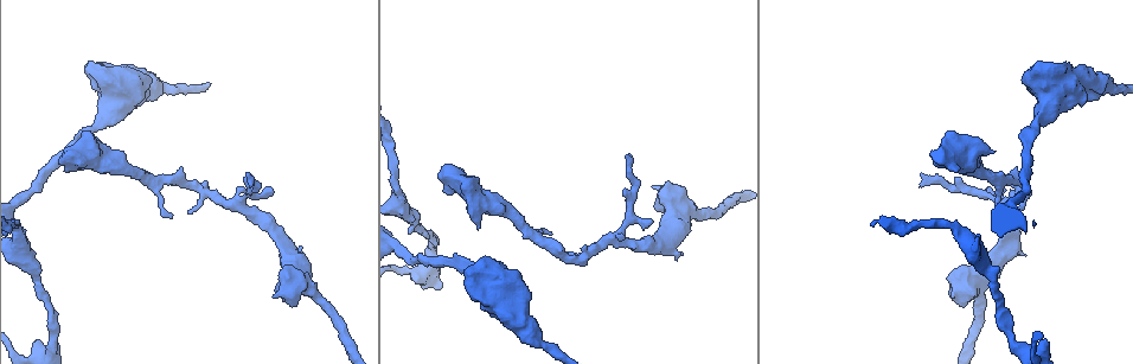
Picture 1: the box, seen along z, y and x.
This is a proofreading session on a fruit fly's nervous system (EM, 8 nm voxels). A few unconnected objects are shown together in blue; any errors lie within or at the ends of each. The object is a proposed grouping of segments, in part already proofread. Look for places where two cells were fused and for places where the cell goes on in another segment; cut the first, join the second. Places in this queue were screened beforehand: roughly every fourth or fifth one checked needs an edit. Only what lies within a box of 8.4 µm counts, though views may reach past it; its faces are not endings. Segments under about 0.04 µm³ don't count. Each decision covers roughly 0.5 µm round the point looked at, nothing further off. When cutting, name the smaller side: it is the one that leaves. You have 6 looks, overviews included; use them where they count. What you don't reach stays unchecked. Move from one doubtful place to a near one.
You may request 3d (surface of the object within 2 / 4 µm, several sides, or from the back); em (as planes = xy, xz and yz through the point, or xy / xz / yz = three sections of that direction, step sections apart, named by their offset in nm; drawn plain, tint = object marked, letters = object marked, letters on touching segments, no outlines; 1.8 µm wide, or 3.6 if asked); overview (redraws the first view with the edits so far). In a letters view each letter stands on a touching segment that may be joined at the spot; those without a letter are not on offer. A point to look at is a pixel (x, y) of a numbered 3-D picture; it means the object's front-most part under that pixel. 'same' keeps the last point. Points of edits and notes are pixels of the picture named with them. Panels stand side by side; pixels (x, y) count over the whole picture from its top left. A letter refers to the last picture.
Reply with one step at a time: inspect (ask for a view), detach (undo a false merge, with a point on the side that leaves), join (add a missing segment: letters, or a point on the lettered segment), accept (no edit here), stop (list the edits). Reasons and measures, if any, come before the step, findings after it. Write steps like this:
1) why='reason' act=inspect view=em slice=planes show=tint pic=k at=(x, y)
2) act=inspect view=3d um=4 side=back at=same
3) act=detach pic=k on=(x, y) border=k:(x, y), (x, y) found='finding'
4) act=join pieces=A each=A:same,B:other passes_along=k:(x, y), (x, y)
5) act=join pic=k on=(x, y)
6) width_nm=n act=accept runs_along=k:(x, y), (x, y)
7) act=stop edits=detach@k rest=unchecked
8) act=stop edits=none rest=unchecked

why='stops while still wide' act=inspect view=em slice=planes show=letters pic=1 at=(1046, 342)

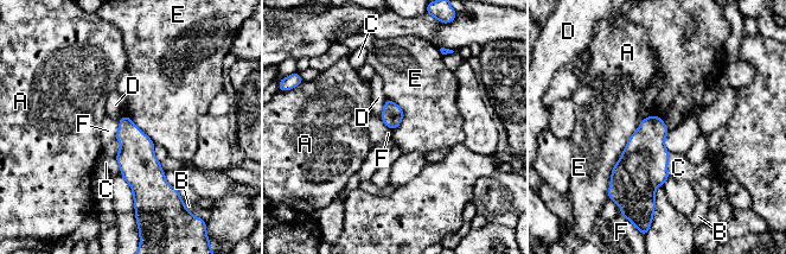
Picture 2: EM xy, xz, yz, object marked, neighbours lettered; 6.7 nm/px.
act=accept each=A:other,B:other,C:other,D:other,E:other,F:other found='none of them fits'

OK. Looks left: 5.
why='calibre changes' act=inspect view=em slice=planes show=letters pic=1 at=(410, 217)

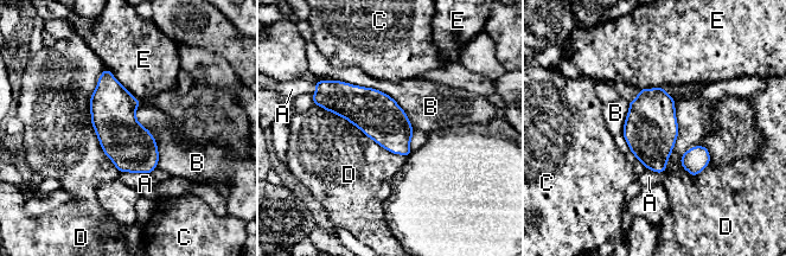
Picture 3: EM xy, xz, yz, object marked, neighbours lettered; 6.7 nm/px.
longest_contact=D:700nm act=accept each=A:other,B:other,C:other,D:other,E:other border=3:(336, 80), (385, 93), (414, 130) found='continuous, no second cell'

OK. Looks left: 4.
why='tapers out' act=inspect view=em um=3.6 slice=xy step=4 show=plain pic=1 at=(248, 175)

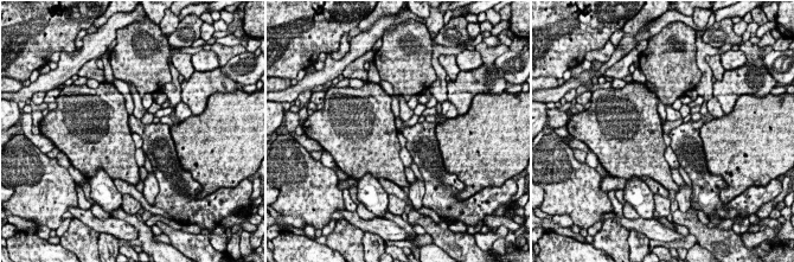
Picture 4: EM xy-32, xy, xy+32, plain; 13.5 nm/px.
act=inspect view=em um=3.6 slice=xy step=4 show=letters at=same

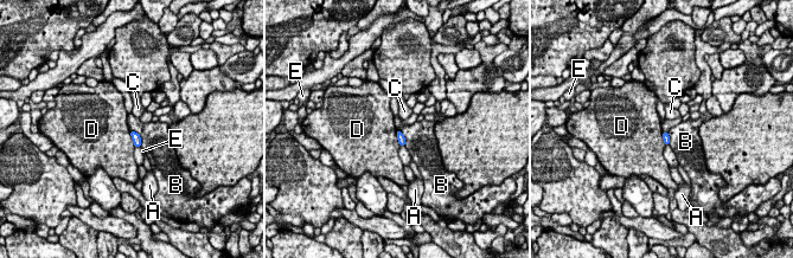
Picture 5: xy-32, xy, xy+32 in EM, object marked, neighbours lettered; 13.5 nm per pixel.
longest_contact=B:260nm act=accept each=A:other,B:other,C:other,D:other,E:other found='none of them fits'

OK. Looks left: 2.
act=stop edits=none rest=unchecked

